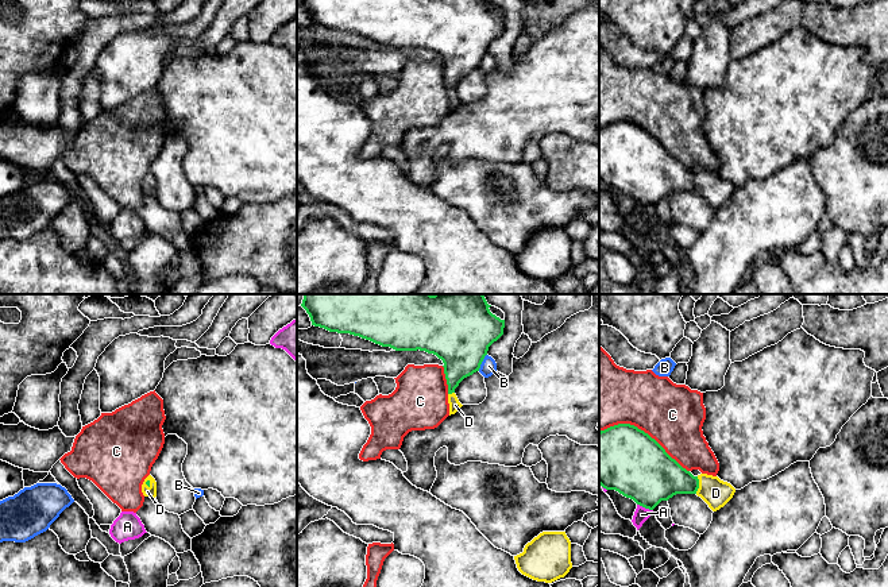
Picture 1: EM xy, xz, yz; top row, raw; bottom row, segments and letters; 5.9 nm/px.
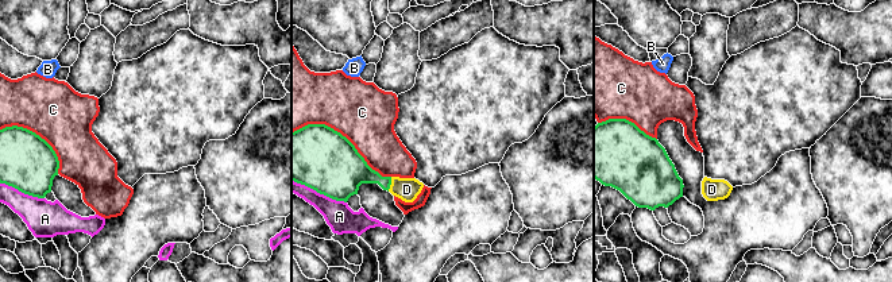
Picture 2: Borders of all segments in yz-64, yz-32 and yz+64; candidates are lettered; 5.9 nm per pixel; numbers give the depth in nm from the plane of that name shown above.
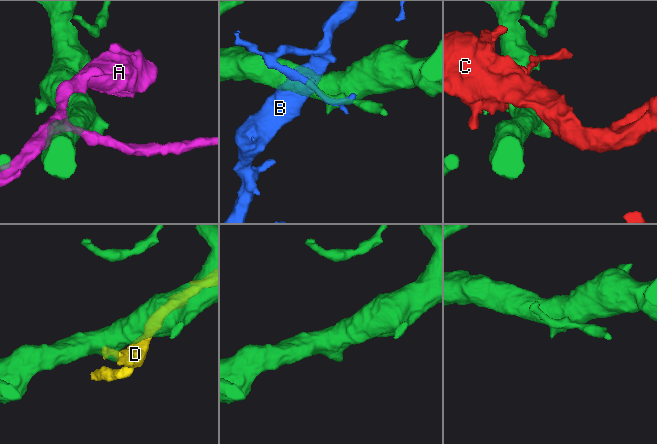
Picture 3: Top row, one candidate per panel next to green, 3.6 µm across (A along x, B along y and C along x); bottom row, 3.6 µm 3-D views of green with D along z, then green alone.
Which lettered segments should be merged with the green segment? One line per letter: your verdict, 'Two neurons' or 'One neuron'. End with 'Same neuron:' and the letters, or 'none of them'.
A: Two neurons
B: Two neurons
C: Two neurons
D: One neuron
Same neuron: D

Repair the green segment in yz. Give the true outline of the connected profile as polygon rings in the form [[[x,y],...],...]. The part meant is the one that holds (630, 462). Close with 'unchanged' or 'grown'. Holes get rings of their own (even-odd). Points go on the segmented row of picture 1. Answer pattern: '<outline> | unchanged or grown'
[[[630,424],[599,432],[599,484],[649,510],[676,494],[696,494],[717,511],[736,493],[718,476],[694,476],[655,439]]] | grown

